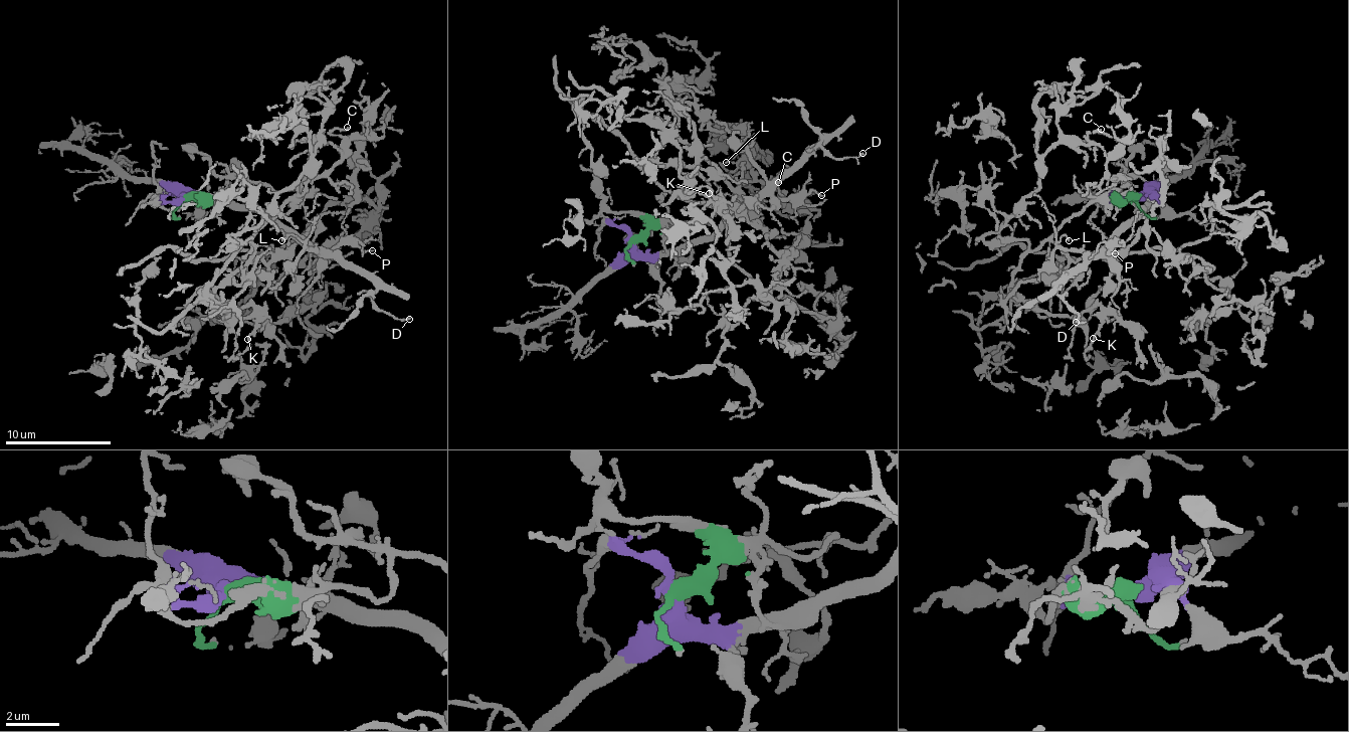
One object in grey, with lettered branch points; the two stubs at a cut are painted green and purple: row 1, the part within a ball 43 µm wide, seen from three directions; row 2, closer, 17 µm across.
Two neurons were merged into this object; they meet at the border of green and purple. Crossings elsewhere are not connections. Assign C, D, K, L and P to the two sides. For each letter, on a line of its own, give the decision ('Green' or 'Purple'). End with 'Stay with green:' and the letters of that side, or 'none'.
C: Green
D: Purple
K: Green
L: Purple
P: Purple
Stay with green: C, K

